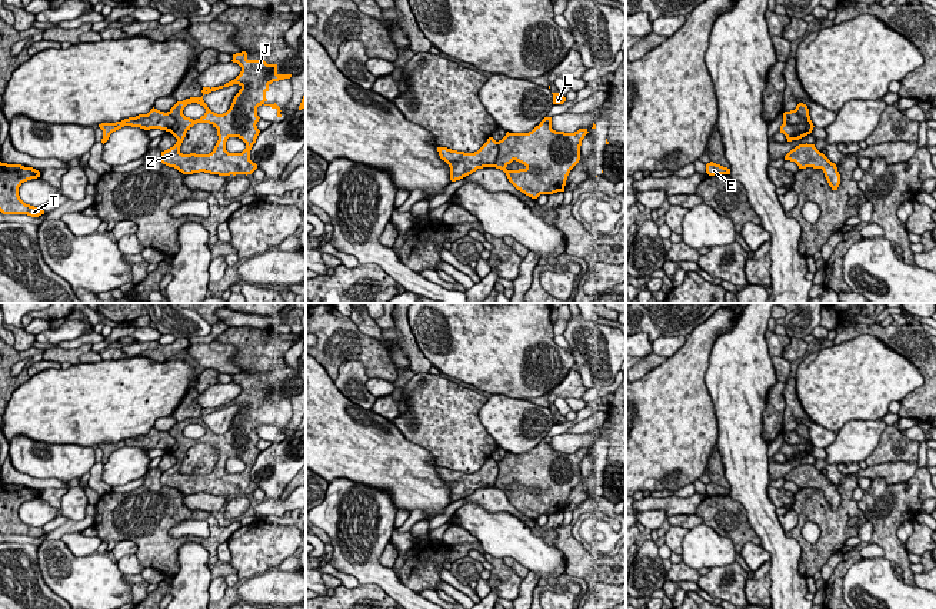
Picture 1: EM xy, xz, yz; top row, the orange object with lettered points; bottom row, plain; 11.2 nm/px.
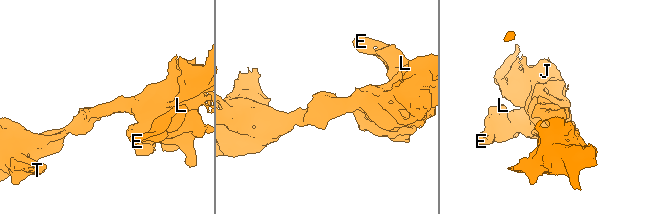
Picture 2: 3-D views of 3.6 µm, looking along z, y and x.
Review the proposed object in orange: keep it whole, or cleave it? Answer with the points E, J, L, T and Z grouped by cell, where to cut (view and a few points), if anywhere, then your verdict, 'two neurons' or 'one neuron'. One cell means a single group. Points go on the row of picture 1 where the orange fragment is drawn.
E J L Z / T; cut in yz along (805, 119), (799, 123), (783, 122); two neurons

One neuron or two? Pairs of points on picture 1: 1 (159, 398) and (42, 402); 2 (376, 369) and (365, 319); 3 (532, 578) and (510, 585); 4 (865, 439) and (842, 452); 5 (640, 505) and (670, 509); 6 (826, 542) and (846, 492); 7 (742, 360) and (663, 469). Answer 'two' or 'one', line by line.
1: one
2: two
3: two
4: one
5: one
6: one
7: two

